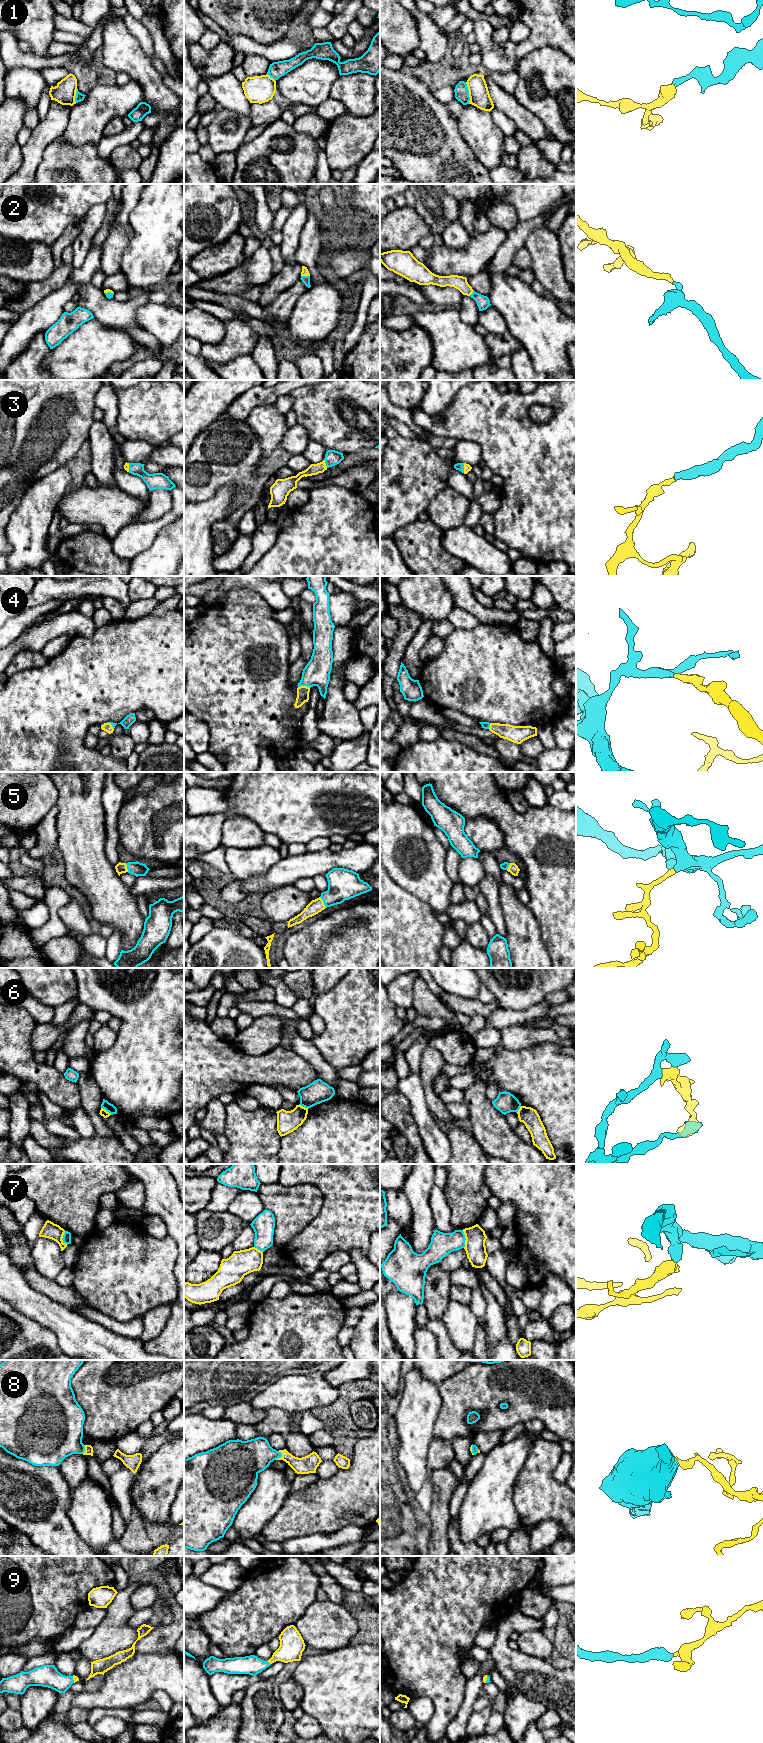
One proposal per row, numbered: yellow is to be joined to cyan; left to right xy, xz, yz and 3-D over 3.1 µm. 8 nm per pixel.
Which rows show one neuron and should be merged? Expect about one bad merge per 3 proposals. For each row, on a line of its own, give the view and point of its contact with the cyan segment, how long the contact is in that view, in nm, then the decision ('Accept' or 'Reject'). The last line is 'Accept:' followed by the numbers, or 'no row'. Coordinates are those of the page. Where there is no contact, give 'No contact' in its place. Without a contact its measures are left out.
1: Touches cyan at yz (468, 93). Shared border 180 nm. Reject
2: Touches cyan at xz (305, 276). Shared border 70 nm. Accept
3: Touches cyan at yz (463, 468). Shared border 80 nm. Accept
4: Touches cyan at xz (304, 685). Shared border 100 nm. Accept
5: Touches cyan at xz (323, 901). Shared border 110 nm. Accept
6: Touches cyan at xy (106, 1110). Shared border 110 nm. Reject
7: Touches cyan at yz (465, 1239). Shared border 140 nm. Reject
8: Touches cyan at xz (280, 1457). Shared border 80 nm. Accept
9: Touches cyan at xz (269, 1663). Shared border 40 nm. Accept
Accept: 2, 3, 4, 5, 8, 9

